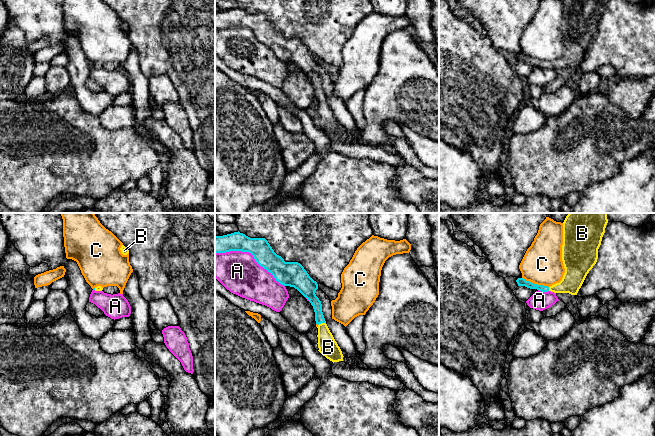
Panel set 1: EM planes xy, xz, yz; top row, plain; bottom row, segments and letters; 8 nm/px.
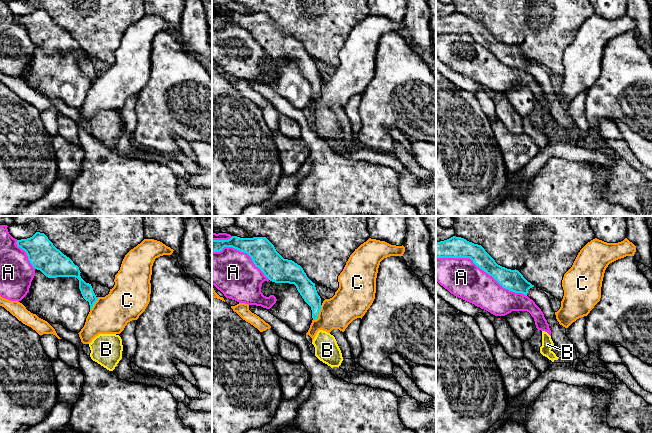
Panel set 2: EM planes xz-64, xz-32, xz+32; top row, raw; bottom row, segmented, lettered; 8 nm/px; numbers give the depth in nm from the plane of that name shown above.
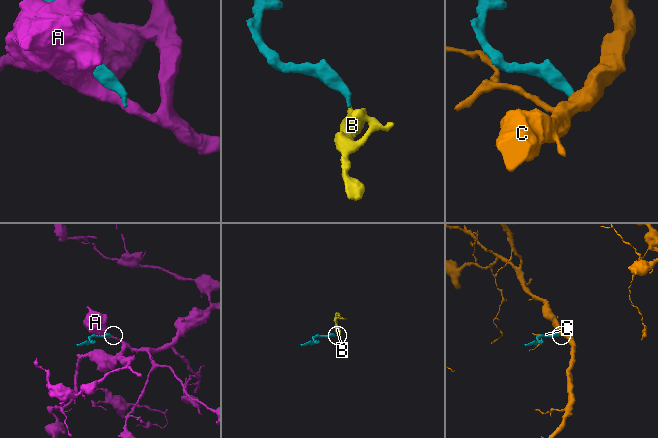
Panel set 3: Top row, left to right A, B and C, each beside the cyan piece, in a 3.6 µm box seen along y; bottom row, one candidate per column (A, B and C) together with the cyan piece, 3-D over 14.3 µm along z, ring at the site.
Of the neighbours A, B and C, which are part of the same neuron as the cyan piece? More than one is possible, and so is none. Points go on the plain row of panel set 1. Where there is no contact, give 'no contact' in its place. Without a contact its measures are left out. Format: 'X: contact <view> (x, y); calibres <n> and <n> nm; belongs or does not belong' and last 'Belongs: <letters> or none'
A: contact xz (251, 29); calibres 170 and 320 nm; does not belong
B: contact xz (321, 98); calibres 80 and 160 nm; belongs
C: contact yz (535, 60); calibres 60 and 320 nm; does not belong
Belongs: B

